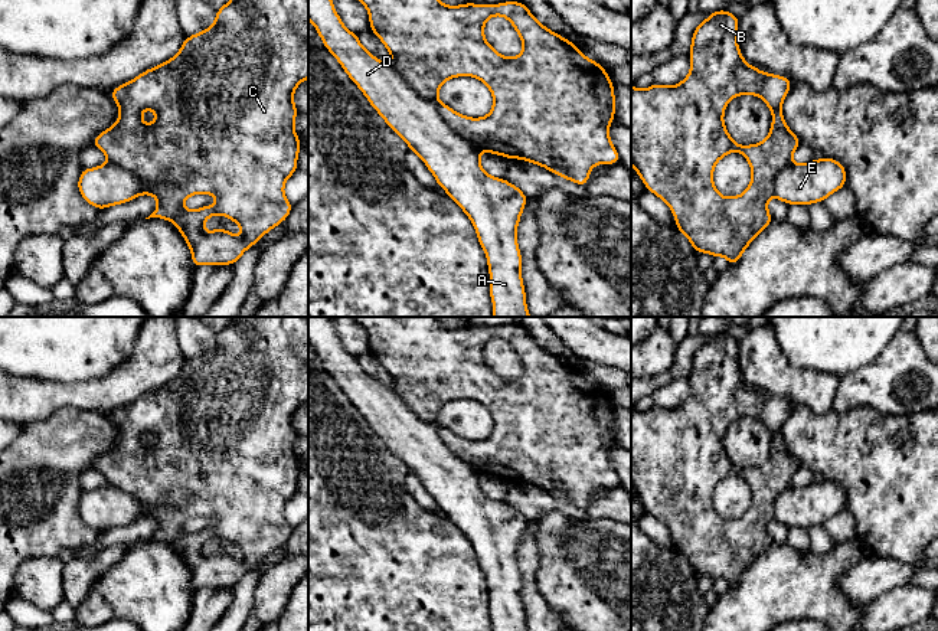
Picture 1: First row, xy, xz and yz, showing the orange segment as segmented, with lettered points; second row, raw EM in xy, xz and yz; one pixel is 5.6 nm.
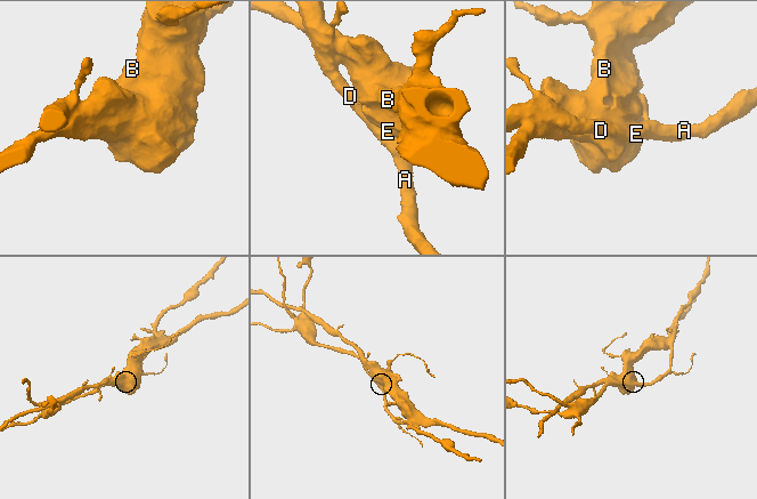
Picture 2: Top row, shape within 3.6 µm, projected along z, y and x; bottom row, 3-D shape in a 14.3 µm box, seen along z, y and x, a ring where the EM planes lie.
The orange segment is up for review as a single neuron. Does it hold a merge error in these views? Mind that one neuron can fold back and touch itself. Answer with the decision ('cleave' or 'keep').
cleave

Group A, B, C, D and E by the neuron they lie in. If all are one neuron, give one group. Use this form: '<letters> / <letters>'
A D E / B C

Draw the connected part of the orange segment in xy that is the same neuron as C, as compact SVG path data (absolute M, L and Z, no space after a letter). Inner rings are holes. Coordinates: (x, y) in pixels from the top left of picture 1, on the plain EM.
M233 317L232 321L216 333L215 346L192 359L187 359L180 373L170 382L158 389L150 390L137 398L133 403L125 405L110 415L111 421L120 429L120 439L115 447L101 457L98 457L92 468L99 471L107 484L117 487L133 497L141 504L141 517L151 517L157 522L157 532L146 542L157 540L170 543L176 547L182 559L186 562L192 573L192 586L195 591L200 588L233 588L242 576L254 569L265 556L282 546L291 536L292 529L284 517L284 507L297 491L297 481L300 477L301 462L295 457L294 444L298 438L294 426L295 411L308 400L308 317ZM144 432L156 435L156 444L150 448L141 442ZM192 517L215 517L218 524L210 529L203 529L195 533L186 533L183 524ZM213 537L220 537L232 542L242 552L241 559L235 559L223 550L212 555L203 552L203 546Z

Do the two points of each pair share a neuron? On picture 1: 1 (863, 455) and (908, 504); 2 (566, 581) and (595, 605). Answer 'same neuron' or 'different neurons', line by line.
1: same neuron
2: same neuron

